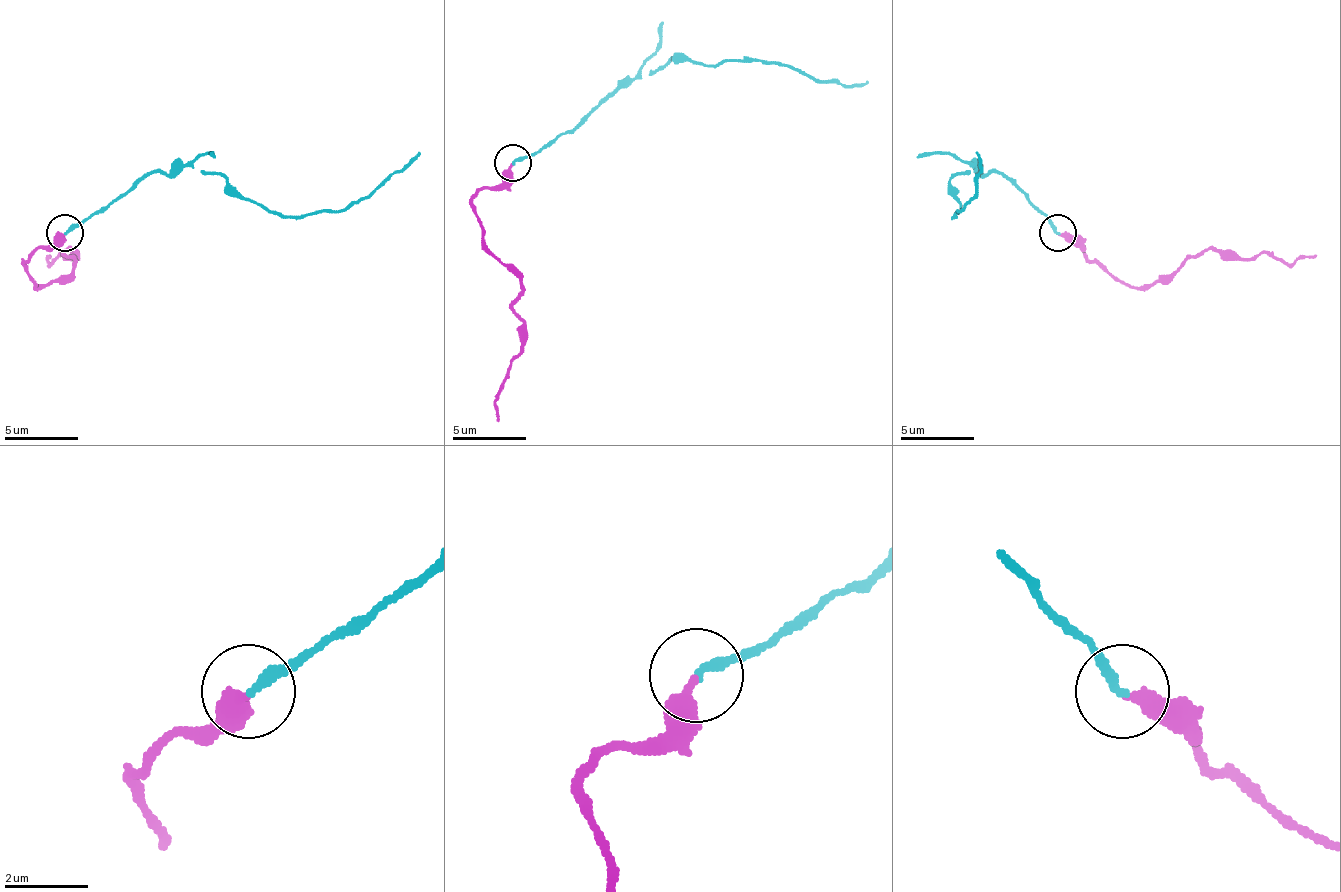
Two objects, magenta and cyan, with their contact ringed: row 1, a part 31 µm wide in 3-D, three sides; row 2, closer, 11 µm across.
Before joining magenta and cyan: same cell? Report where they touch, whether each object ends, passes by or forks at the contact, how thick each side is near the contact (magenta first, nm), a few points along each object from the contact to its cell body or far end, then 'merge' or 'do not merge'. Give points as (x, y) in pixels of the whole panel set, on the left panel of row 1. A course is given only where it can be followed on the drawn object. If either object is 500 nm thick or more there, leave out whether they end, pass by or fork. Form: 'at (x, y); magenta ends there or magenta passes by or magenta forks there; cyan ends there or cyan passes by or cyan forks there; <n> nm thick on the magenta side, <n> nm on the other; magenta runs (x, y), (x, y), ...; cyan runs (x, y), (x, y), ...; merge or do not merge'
at (65, 233); magenta ends there; cyan ends there; 360 nm thick on the magenta side, 240 nm on the other; magenta runs (65, 235), (25, 261), (36, 287), (62, 283), (73, 261), (69, 250), (73, 257), (51, 265), (51, 254); cyan runs (65, 232), (102, 213), (154, 173), (190, 166), (227, 180), (286, 217), (337, 213), (421, 155); merge

